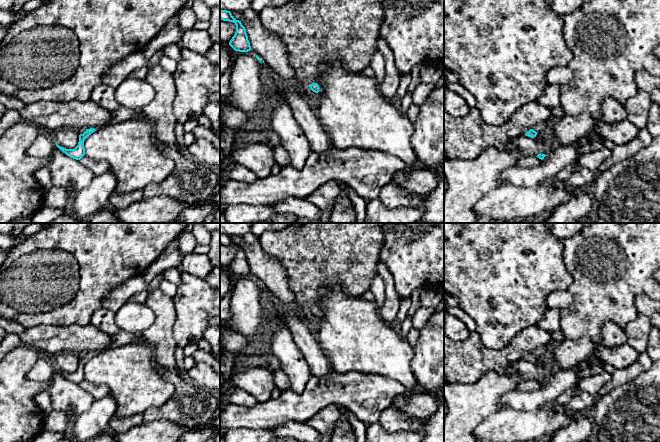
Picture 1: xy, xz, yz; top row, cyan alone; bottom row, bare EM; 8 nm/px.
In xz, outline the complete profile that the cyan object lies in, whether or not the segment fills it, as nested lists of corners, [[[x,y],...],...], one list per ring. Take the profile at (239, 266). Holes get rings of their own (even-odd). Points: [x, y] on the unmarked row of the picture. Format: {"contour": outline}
{"contour": [[[220,234],[220,244],[233,246],[236,249],[236,256],[229,266],[229,269],[239,276],[248,276],[251,273],[245,251],[241,245],[236,244],[230,235]]]}

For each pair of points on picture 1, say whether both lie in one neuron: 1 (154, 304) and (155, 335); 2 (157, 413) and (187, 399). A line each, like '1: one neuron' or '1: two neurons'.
1: one neuron
2: one neuron

